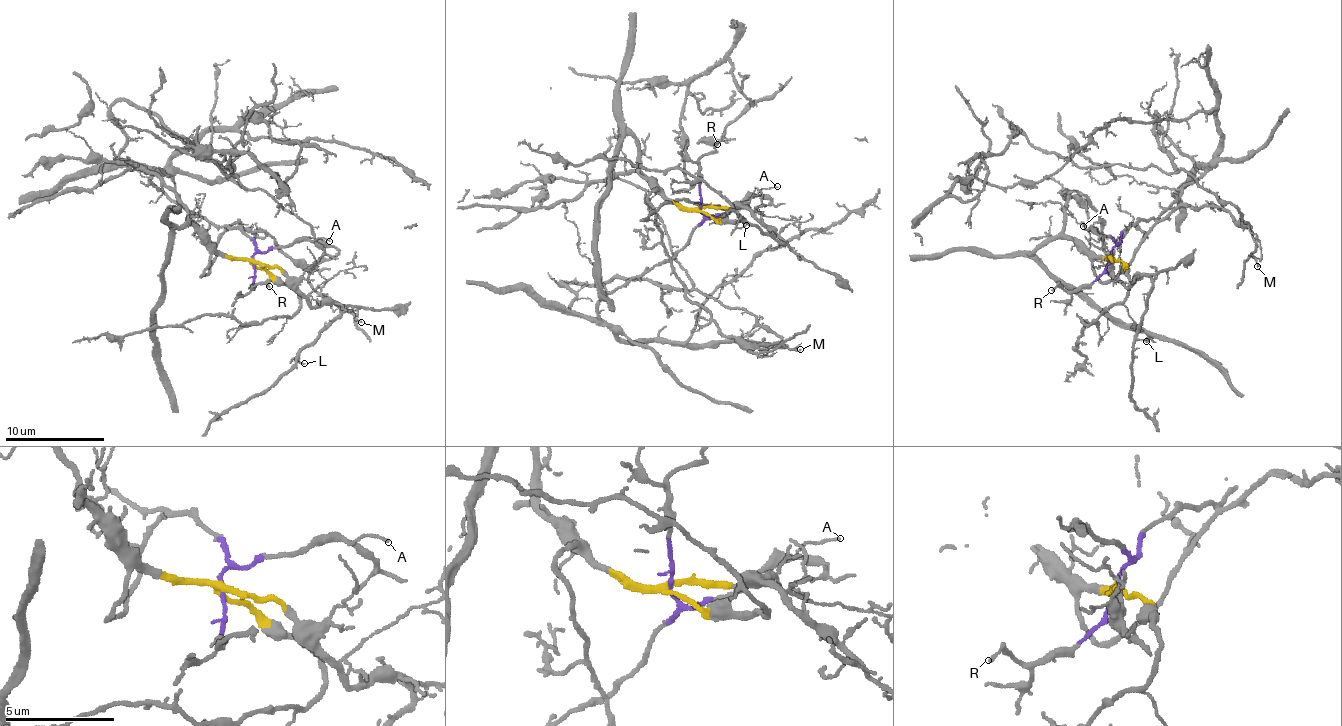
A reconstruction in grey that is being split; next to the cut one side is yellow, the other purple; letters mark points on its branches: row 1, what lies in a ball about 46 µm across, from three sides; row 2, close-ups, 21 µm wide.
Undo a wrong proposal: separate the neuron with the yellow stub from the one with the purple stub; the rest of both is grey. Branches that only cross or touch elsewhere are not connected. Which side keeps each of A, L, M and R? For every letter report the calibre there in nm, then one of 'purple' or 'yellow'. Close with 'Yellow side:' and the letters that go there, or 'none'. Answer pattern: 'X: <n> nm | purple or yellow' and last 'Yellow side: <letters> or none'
A: 90 nm | purple
L: 100 nm | yellow
M: 100 nm | purple
R: 130 nm | purple
Yellow side: L

